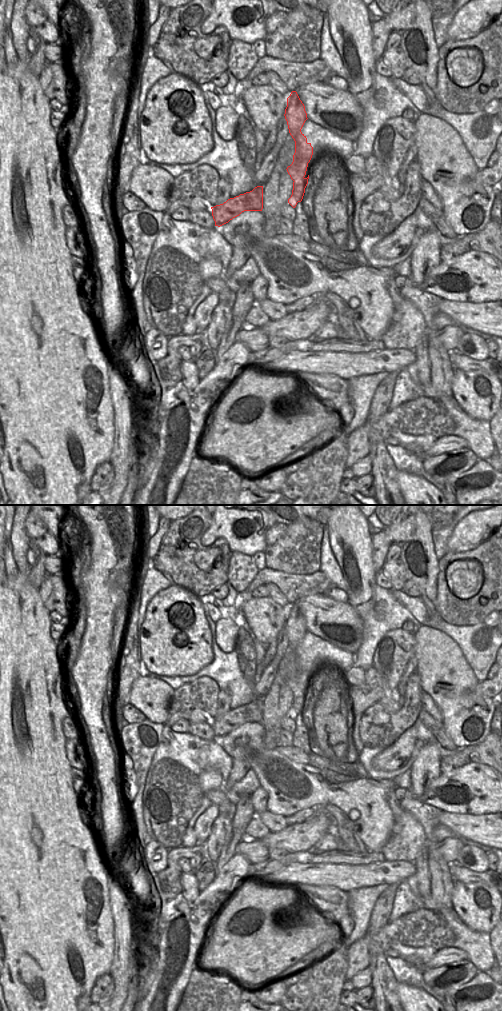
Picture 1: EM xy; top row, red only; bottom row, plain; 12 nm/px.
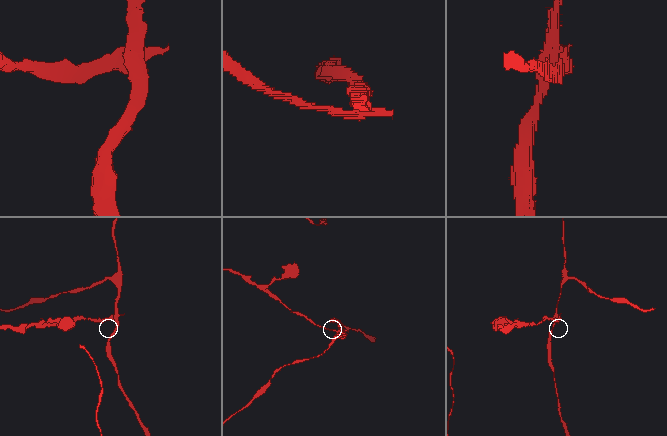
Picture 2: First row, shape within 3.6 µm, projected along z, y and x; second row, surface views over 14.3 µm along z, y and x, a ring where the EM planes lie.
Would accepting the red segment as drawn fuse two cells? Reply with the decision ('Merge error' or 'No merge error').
Merge error.

